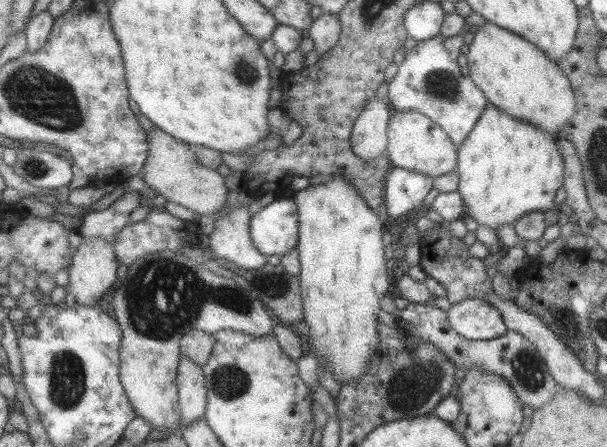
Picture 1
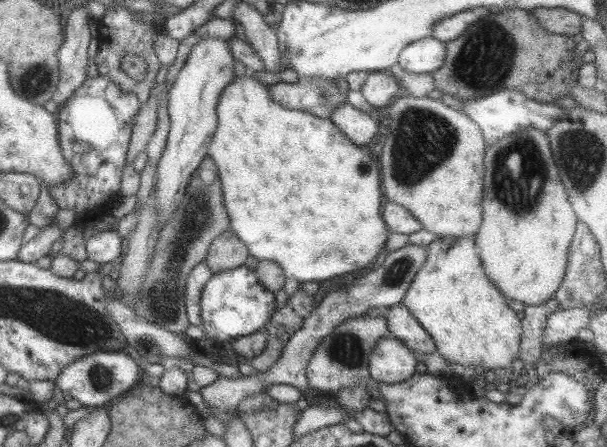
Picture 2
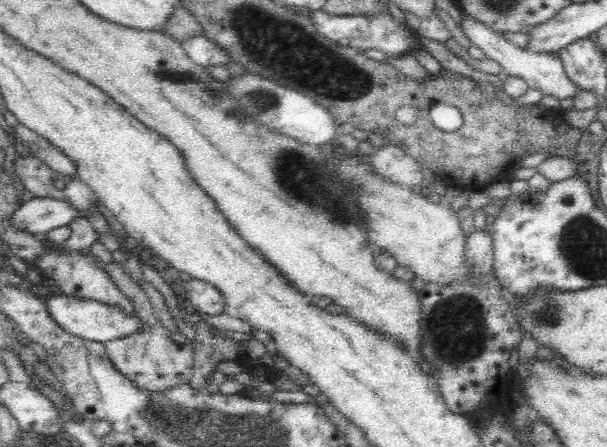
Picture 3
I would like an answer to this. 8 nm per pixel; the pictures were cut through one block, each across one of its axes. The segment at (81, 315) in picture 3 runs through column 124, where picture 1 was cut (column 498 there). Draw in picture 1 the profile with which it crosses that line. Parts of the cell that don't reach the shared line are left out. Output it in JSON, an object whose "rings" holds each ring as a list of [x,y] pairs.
{"rings":[[[477,298],[451,304],[446,317],[450,327],[465,340],[491,340],[507,331],[499,313]]]}

